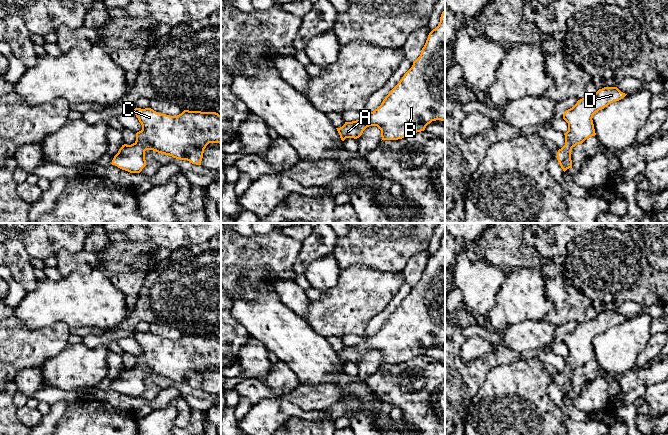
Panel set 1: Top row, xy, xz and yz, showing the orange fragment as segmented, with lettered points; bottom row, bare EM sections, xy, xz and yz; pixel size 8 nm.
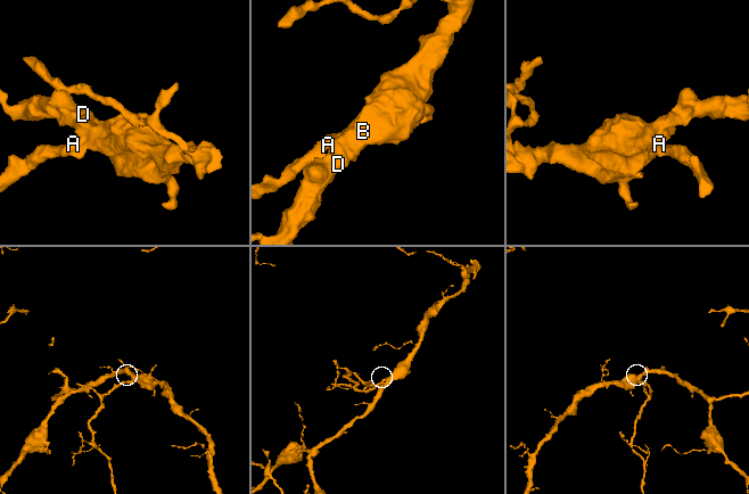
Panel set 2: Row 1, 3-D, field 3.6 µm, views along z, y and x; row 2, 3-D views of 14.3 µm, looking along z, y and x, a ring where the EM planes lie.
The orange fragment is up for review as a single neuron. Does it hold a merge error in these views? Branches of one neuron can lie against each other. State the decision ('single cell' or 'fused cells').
single cell

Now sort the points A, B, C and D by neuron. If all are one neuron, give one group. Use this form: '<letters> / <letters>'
A B C D

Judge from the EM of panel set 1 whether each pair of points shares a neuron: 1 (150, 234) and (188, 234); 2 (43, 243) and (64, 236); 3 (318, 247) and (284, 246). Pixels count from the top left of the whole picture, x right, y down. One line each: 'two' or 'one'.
1: one
2: one
3: two

